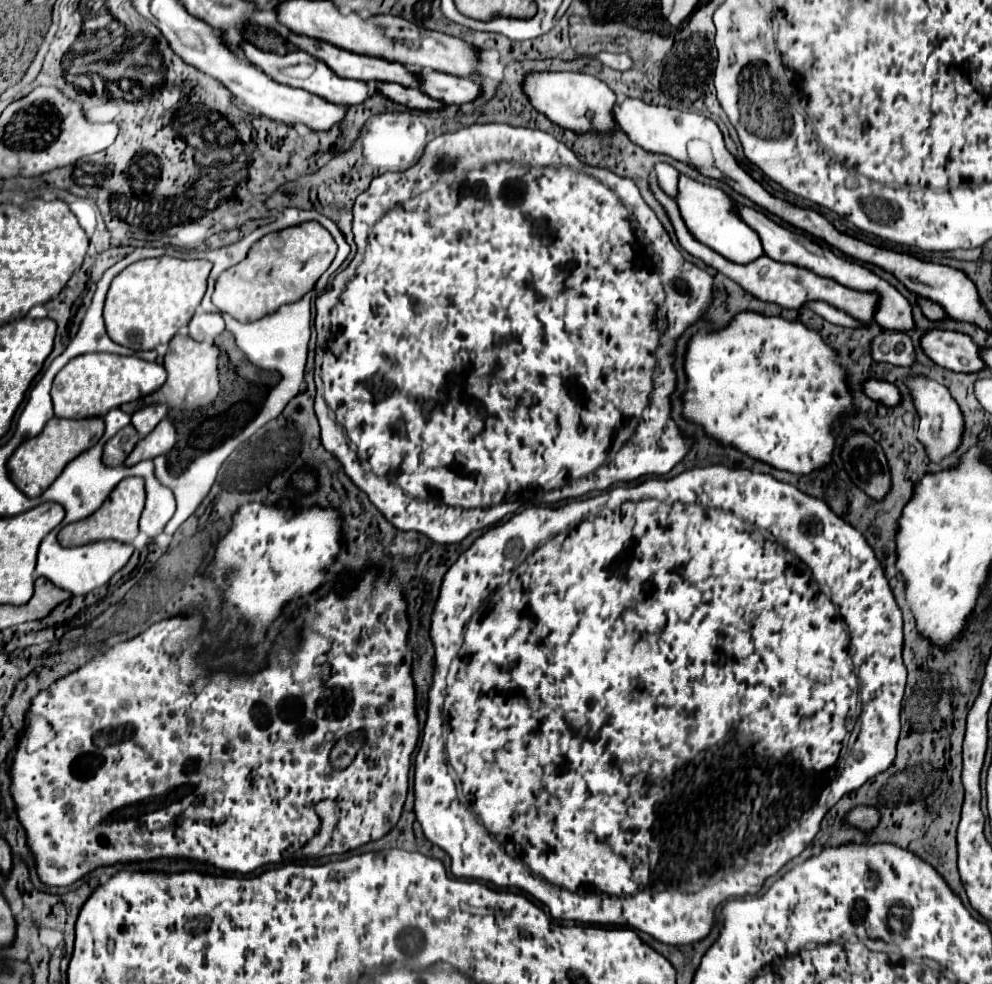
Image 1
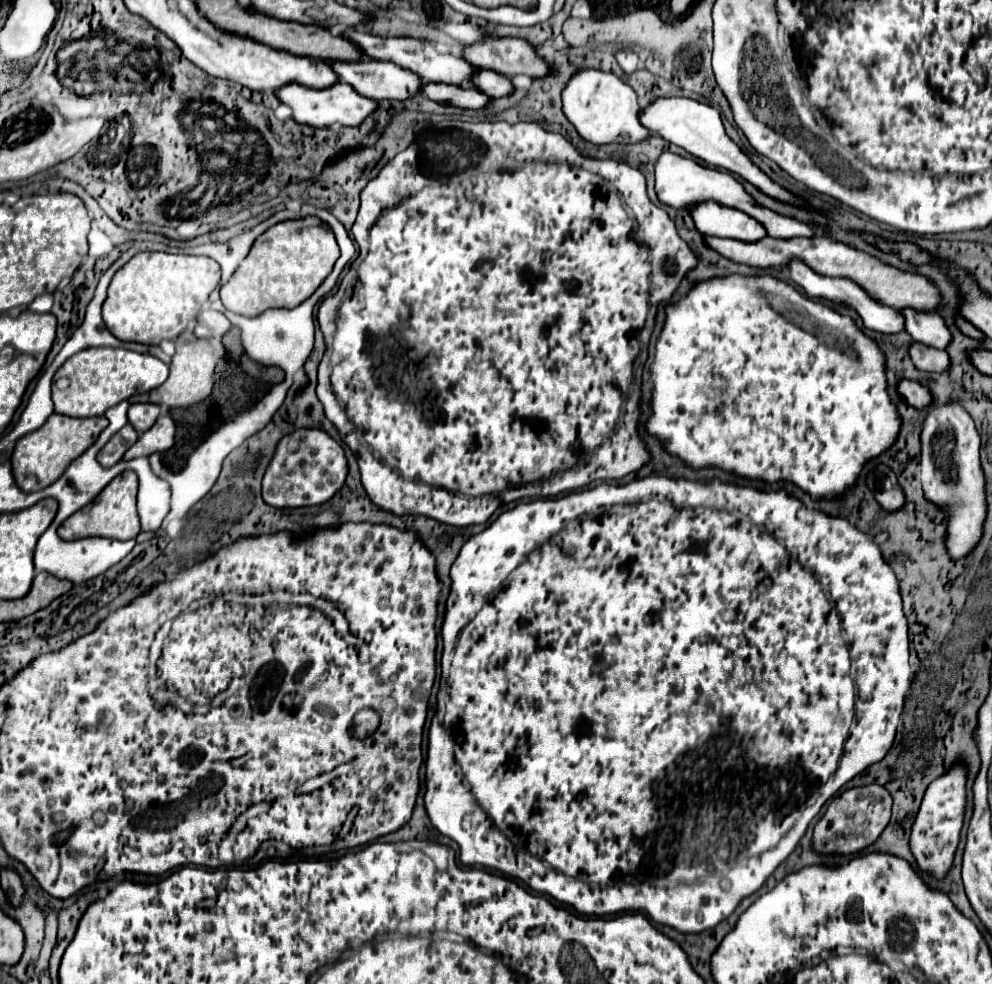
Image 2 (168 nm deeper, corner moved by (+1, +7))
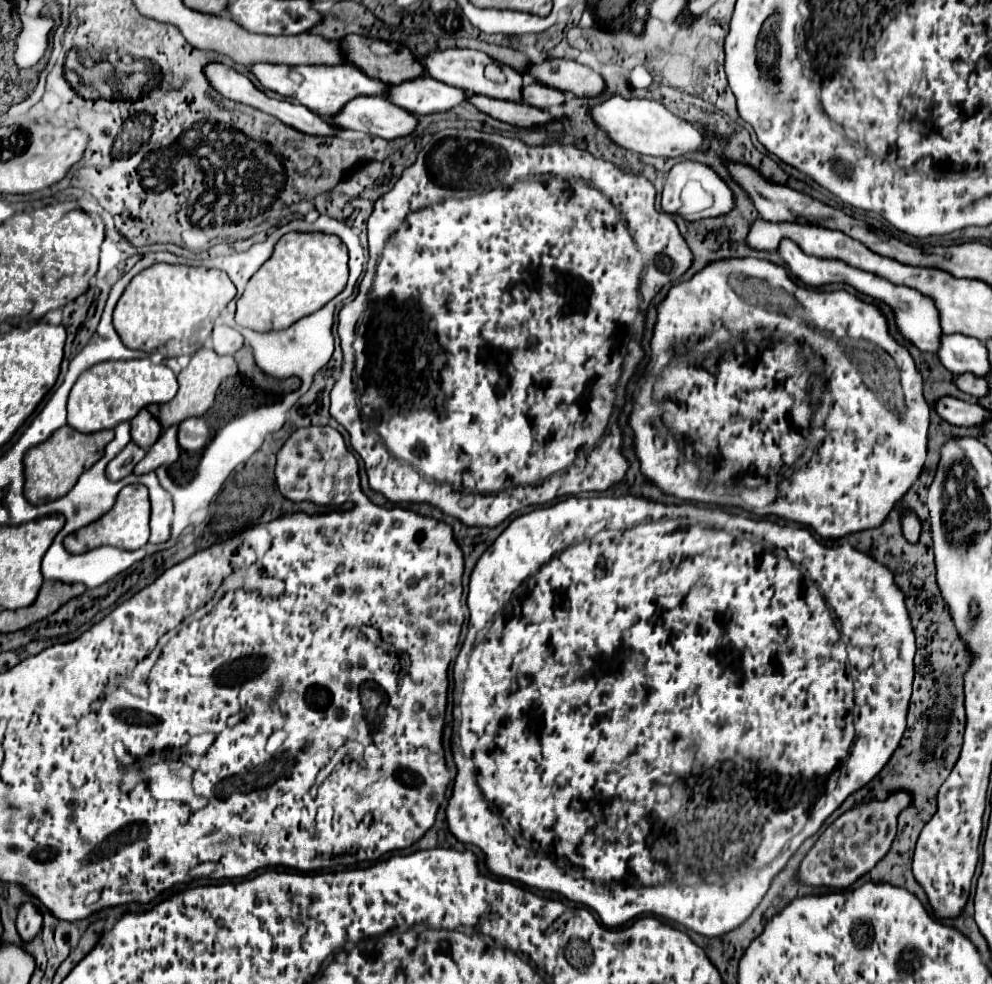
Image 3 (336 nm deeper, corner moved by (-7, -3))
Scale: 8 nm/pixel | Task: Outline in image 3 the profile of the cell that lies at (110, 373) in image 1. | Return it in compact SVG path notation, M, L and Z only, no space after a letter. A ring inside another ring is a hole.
M103 361L85 369L75 381L67 401L67 425L81 433L95 433L113 429L121 421L131 421L149 403L167 403L177 393L177 375L167 365L155 365L151 361Z

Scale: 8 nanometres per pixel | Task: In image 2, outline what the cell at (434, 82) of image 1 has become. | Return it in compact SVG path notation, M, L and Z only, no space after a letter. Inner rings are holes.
M483 69L481 73L477 73L477 77L473 79L473 87L487 93L489 97L507 97L515 91L507 75L501 75L491 69Z

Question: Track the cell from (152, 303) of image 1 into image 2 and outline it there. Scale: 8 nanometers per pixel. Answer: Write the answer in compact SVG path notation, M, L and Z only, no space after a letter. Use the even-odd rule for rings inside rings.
M137 253L115 273L103 303L103 321L121 341L159 345L163 339L177 339L209 302L219 279L221 269L211 257Z

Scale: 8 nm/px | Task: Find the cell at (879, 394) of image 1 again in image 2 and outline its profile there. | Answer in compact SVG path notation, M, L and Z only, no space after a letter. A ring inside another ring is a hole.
M901 381L899 383L899 393L905 397L905 401L917 409L923 409L933 403L933 393L927 385L917 383L917 381Z

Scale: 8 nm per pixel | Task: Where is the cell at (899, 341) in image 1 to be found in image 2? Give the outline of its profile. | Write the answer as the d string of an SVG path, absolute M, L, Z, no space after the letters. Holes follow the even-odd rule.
M921 343L911 345L911 359L919 371L947 373L951 367L951 357L945 351L939 351Z

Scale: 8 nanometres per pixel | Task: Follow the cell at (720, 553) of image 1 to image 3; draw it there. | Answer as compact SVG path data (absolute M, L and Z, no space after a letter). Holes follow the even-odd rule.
M635 495L593 497L593 499L569 497L569 499L563 499L555 505L551 505L551 507L541 507L541 509L535 509L531 513L519 515L517 519L511 521L511 525L495 539L495 543L491 547L487 547L487 551L477 561L477 565L471 573L471 579L469 579L467 605L469 605L470 613L467 635L460 647L453 668L453 675L464 675L465 672L465 683L463 683L463 695L461 695L461 701L459 701L459 707L461 707L461 713L463 713L461 727L459 727L459 738L457 736L458 732L455 730L451 739L454 761L457 765L457 775L455 781L453 781L453 793L451 793L449 803L445 807L449 831L457 837L457 841L479 847L485 855L485 865L493 875L513 879L513 881L521 881L523 885L535 887L539 891L559 893L567 901L581 903L581 905L593 909L599 915L599 919L603 921L603 925L607 925L607 927L621 927L627 921L639 917L641 913L649 913L649 915L655 915L655 917L665 917L673 923L681 923L683 927L687 927L687 929L691 929L699 935L705 935L705 937L719 937L719 935L725 935L727 931L737 929L751 915L751 911L761 903L761 899L767 893L773 877L783 871L783 867L795 855L795 851L801 847L801 843L805 839L809 839L811 835L815 835L819 831L819 827L823 825L823 821L851 793L855 793L857 789L867 785L887 765L887 761L891 759L891 755L899 747L899 741L901 741L901 737L907 729L907 709L909 709L911 685L913 685L915 675L914 657L917 648L911 619L909 619L909 613L907 613L907 607L905 607L905 595L897 587L897 583L893 579L893 573L887 567L883 567L883 563L879 563L877 559L873 559L867 553L861 553L859 549L855 549L847 541L843 541L841 545L823 545L819 539L813 537L813 533L807 527L779 525L779 523L769 521L769 519L749 519L745 515L733 515L733 513L729 513L728 510L721 507L699 507L698 504L693 503L665 505L665 503L645 499L645 497L635 497ZM797 563L805 565L810 579L805 579L805 575L801 575L801 567L797 567ZM763 825L769 825L769 829L775 829L773 835L783 835L783 831L785 831L785 835L791 835L791 839L785 845L787 851L779 853L779 855L785 855L785 857L777 855L767 865L761 865L761 861L757 861L757 857L755 857L757 849L759 849L759 843L763 839L761 837Z

